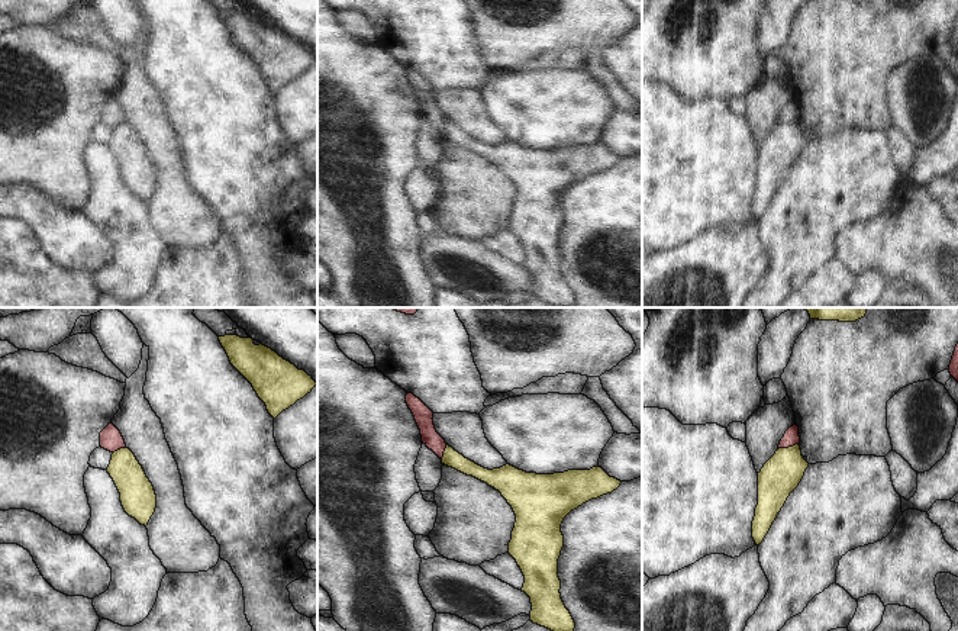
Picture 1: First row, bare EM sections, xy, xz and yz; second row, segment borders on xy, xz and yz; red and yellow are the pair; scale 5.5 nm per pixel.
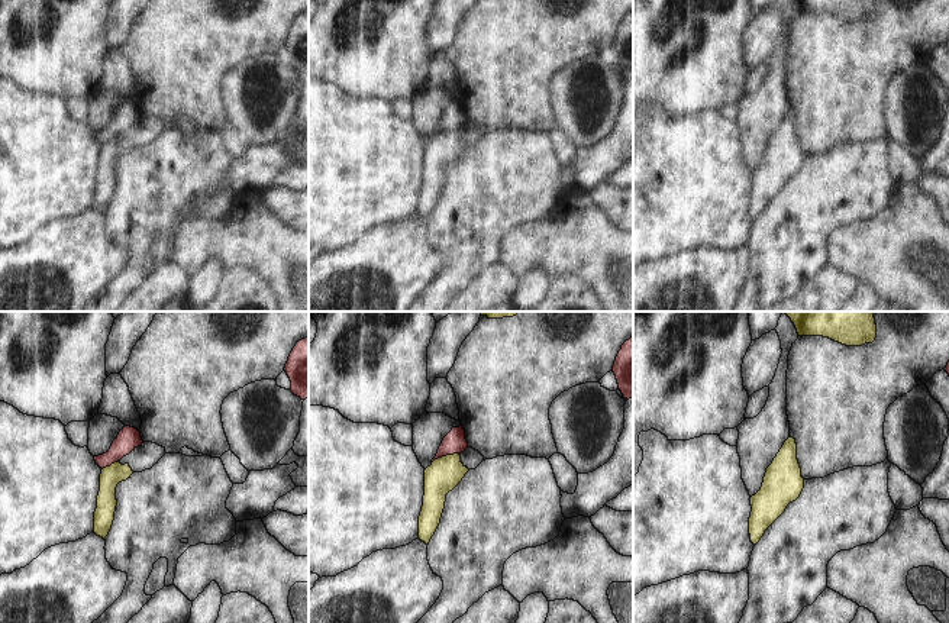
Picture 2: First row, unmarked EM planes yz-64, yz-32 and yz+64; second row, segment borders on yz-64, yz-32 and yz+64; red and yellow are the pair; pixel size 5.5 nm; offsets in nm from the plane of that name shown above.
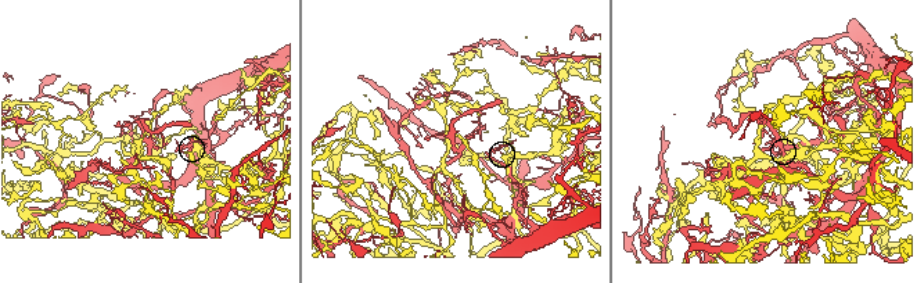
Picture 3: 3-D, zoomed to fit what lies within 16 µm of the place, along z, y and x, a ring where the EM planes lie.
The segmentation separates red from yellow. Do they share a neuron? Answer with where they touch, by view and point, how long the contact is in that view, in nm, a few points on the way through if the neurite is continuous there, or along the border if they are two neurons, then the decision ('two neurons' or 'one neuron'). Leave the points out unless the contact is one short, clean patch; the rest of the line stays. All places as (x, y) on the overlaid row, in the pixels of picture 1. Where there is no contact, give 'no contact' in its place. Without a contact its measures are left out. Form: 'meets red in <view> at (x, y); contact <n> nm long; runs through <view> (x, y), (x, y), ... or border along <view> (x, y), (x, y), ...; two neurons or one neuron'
meets red in yz at (787, 447); contact 120 nm long; two neurons

